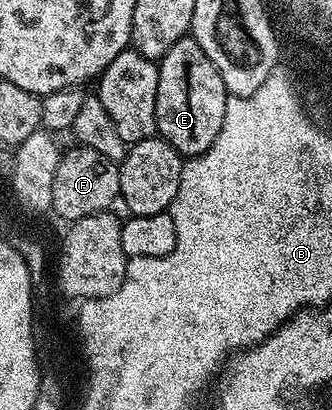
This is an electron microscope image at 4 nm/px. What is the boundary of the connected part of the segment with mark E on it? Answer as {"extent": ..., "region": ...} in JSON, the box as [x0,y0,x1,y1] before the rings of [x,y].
{"extent":[156,39,229,157],"region":[[[179,39],[158,63],[158,101],[156,102],[156,129],[159,138],[178,152],[181,157],[206,153],[222,129],[226,117],[226,101],[229,93],[224,87],[214,61],[202,53],[195,39]]]}

